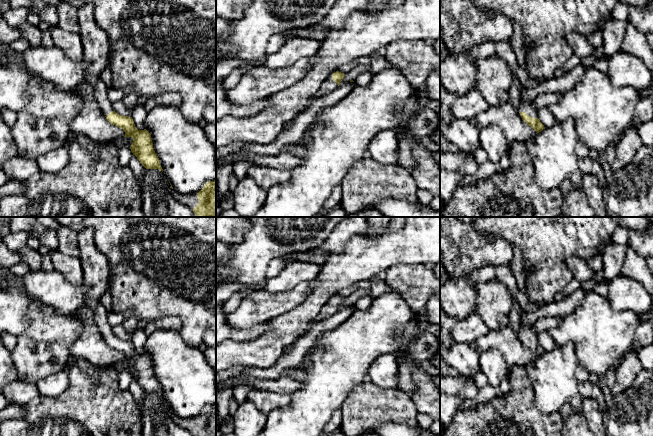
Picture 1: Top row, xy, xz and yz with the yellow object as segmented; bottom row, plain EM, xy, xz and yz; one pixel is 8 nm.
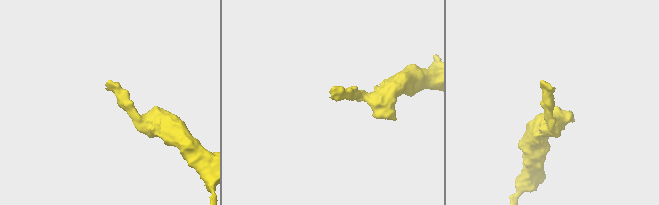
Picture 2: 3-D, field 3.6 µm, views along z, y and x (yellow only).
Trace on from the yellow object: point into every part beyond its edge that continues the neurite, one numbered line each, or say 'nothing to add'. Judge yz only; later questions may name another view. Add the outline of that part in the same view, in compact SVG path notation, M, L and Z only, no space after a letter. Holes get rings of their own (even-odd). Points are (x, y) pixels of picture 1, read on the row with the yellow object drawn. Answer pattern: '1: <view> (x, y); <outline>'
1: yz (526, 106); M520 98L518 112L525 112L532 118L538 118L538 109L534 106L533 101Z

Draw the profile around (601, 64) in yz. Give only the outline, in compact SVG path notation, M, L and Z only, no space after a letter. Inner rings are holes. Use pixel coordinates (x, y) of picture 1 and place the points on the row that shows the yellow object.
M605 56L597 58L592 67L601 71L601 72L607 72L607 70L608 70L608 58Z

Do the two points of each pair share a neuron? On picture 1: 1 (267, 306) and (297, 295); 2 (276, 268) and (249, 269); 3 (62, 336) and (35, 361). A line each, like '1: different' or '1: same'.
1: same
2: different
3: same

